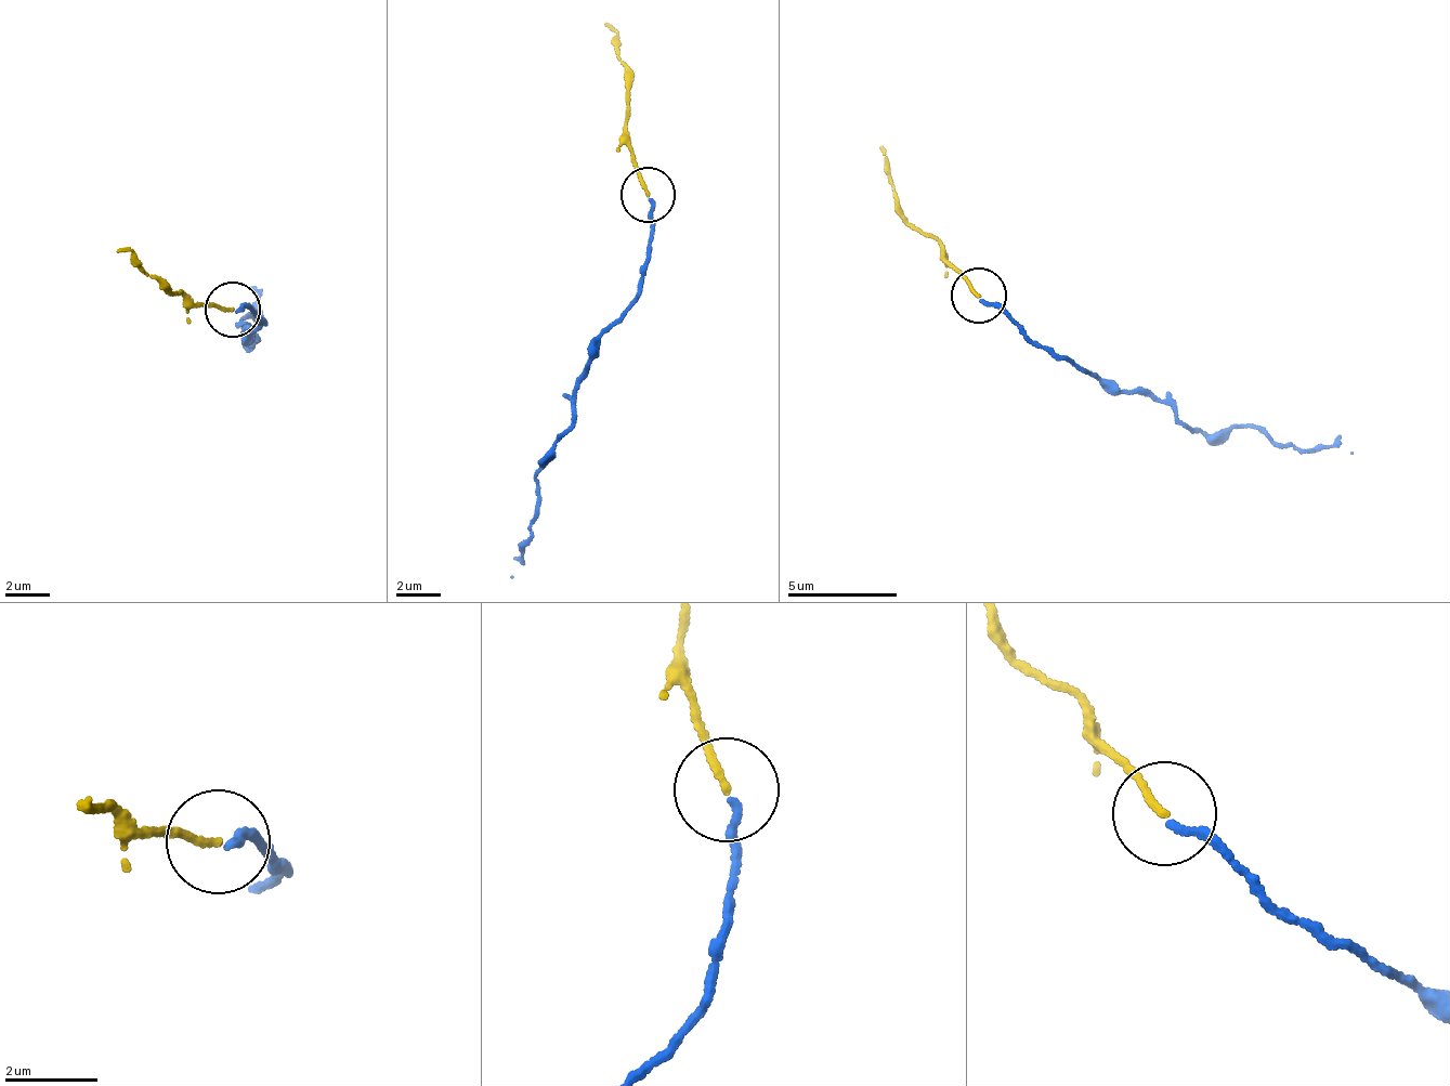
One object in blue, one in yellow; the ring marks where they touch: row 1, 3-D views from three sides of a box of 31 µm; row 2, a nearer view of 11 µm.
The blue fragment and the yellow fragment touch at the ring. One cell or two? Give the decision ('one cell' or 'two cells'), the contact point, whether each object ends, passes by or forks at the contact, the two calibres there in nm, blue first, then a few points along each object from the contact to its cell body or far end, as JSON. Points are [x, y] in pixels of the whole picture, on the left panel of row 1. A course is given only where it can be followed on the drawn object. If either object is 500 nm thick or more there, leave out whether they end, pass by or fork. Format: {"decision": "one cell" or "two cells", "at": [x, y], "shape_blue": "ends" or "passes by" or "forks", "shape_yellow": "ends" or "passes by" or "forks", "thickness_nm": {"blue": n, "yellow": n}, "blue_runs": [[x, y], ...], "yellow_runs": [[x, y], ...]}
{"decision": "one cell", "at": [232, 309], "shape_blue": "ends", "shape_yellow": "ends", "thickness_nm": {"blue": 160, "yellow": 150}, "blue_runs": [[237, 309], [244, 300], [266, 318], [249, 326], [256, 338], [247, 341], [242, 321], [258, 316], [258, 297]], "yellow_runs": [[231, 311], [172, 292], [118, 247]]}

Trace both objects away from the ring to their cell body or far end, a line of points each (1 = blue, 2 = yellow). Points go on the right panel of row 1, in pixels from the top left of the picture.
1: (981, 299), (1002, 302), (1053, 351), (1162, 398), (1183, 421), (1209, 432), (1245, 424), (1280, 442), (1349, 452)
2: (977, 296), (935, 240), (903, 221), (880, 144)

